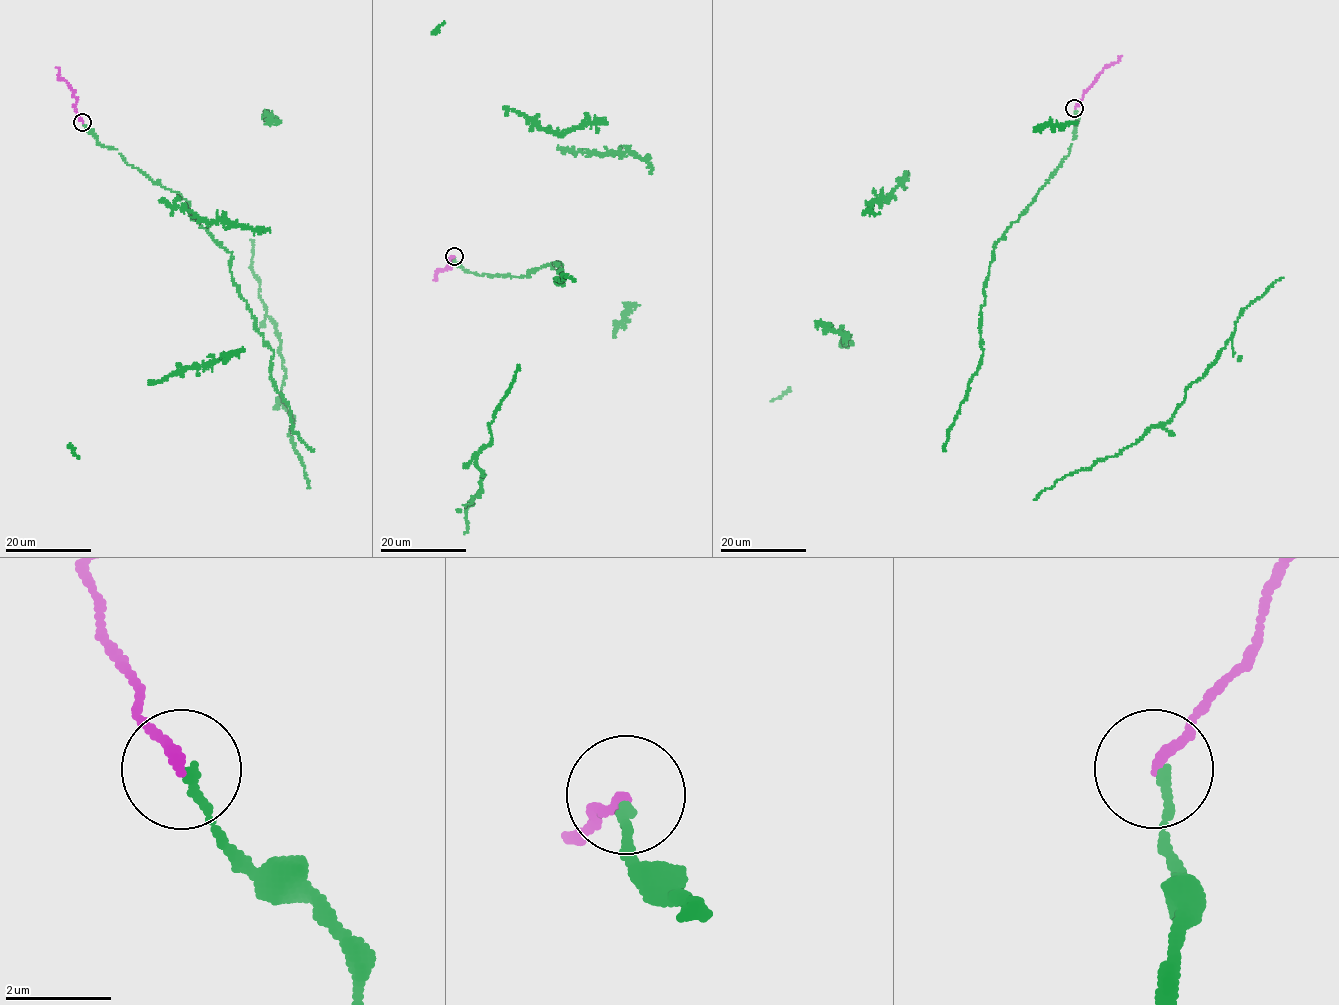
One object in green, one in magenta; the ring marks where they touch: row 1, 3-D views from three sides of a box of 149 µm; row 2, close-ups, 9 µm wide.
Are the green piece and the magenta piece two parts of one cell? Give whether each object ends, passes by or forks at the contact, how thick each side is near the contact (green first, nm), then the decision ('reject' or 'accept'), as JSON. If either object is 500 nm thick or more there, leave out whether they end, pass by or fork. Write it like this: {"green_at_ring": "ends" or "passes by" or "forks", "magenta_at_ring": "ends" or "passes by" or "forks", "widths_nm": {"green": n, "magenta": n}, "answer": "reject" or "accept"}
{"green_at_ring": "ends", "magenta_at_ring": "ends", "widths_nm": {"green": 170, "magenta": 170}, "answer": "accept"}

